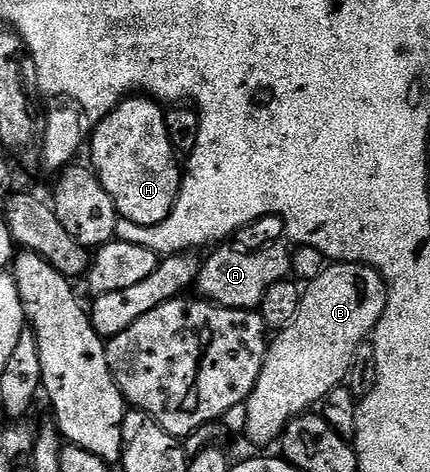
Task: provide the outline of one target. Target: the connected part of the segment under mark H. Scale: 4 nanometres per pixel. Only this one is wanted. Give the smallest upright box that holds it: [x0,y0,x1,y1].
[88,97,184,227]

